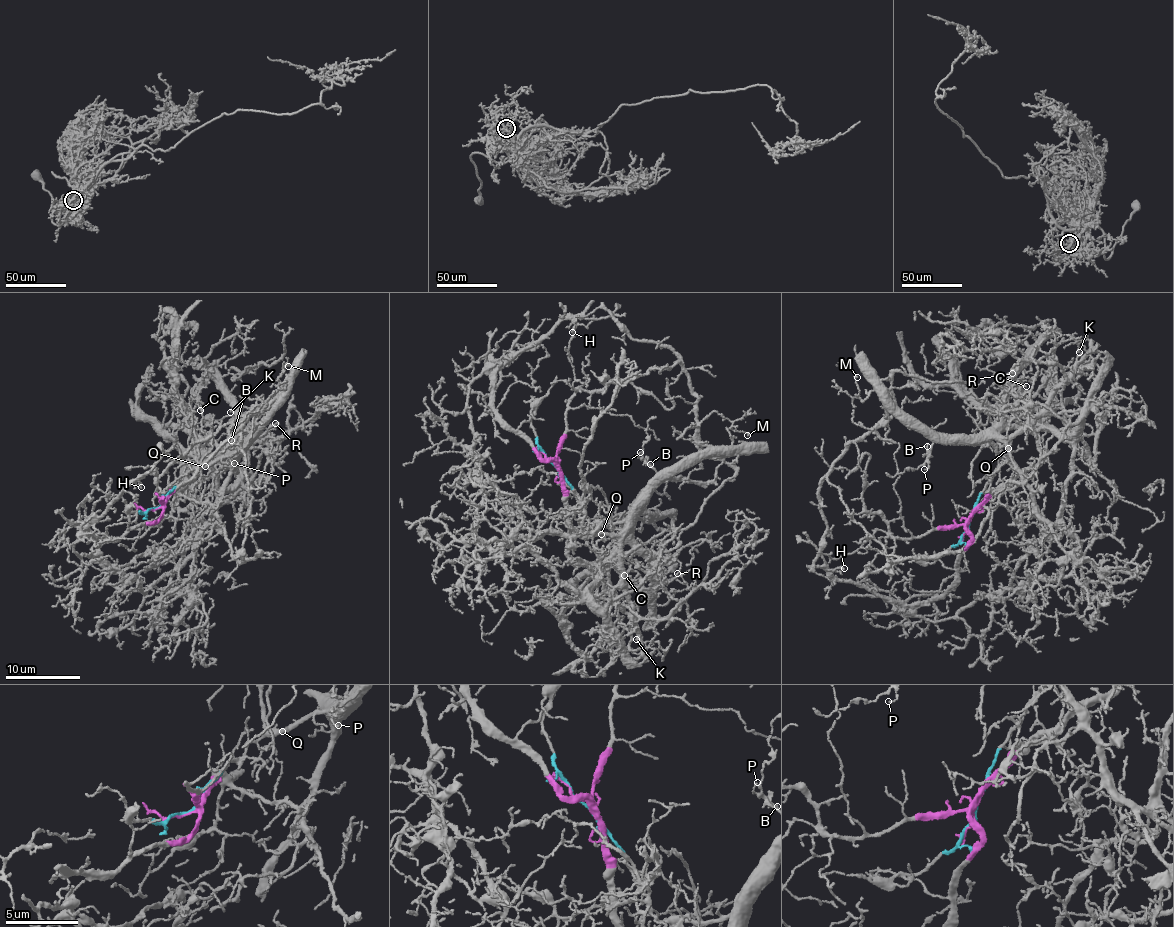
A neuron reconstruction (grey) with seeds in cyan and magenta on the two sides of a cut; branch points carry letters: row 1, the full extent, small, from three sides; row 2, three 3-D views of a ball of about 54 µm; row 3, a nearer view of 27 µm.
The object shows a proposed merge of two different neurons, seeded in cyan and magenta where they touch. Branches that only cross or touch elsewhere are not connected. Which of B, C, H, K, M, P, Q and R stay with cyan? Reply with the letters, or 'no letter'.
B, C, K, M, P, Q, R

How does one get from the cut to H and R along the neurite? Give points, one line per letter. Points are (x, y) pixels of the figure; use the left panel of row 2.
H: (162, 505), (158, 519), (119, 537), (100, 537), (86, 528), (127, 485), (141, 488)
R: (160, 506), (189, 471), (227, 456), (232, 440), (246, 432), (260, 435), (275, 423)

